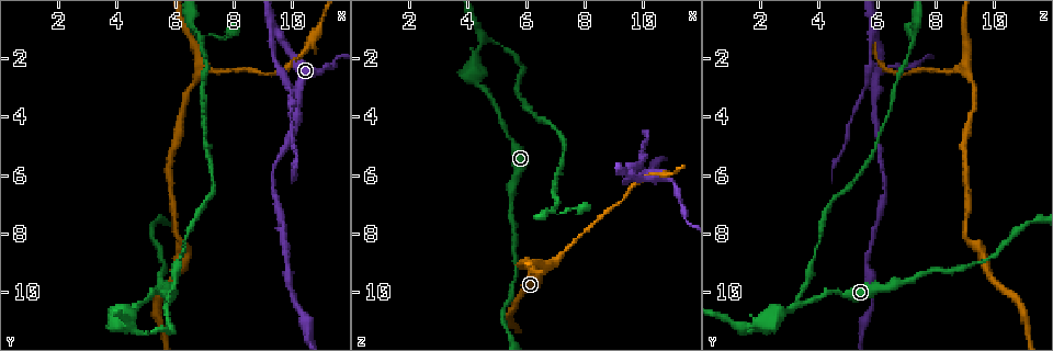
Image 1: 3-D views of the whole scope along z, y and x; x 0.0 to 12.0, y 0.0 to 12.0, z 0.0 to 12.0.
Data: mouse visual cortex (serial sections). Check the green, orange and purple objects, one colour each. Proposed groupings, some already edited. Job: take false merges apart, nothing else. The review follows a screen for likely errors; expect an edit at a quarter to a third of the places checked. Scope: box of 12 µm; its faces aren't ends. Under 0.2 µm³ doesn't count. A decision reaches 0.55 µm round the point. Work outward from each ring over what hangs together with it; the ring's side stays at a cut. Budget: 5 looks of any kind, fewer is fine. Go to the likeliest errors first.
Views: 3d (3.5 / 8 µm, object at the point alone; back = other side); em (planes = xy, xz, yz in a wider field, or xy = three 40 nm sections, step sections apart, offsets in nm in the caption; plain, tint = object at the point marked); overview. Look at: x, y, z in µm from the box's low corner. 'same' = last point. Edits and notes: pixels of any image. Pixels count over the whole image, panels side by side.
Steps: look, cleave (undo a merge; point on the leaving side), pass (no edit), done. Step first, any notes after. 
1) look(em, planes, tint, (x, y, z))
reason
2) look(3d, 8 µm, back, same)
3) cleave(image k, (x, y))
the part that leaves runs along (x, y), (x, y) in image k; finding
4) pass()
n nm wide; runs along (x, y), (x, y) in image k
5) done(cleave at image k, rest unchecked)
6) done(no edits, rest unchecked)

look(3d, 3.5 µm, (5.9, 11.4, 2.3))
abrupt turn

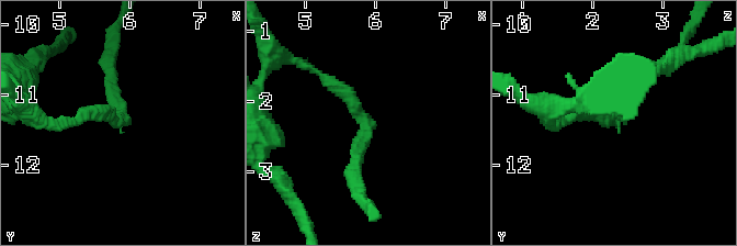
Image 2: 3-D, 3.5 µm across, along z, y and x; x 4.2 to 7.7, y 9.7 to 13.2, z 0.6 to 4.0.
look(em, xy, step 1, tint, (5.90, 11.35, 2.40))
arms of 150, 200 nm

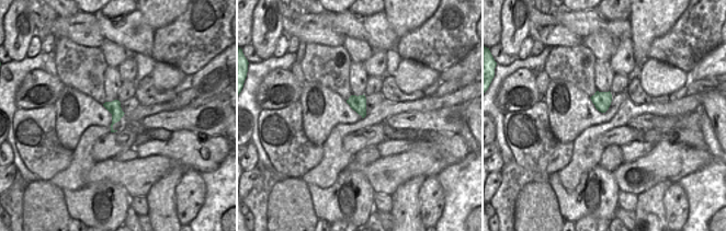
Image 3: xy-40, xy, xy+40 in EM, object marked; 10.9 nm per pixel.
look(em, xy, step 5, tint, same)

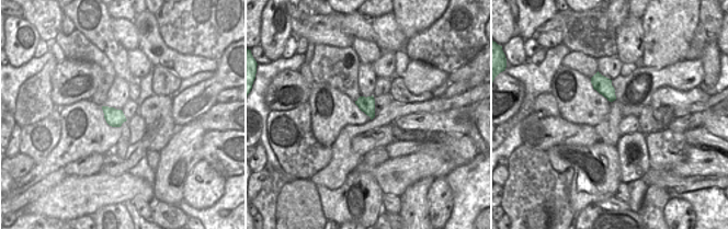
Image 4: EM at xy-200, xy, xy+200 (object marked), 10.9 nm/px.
cleave(image 2, (110, 81))
the part that leaves runs along (121, 109), (108, 68), (114, 38) in image 2; a second cell is stuck on

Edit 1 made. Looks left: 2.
look(3d, 3.5 µm, (9.5, 1.2, 5.9))
abrupt turn

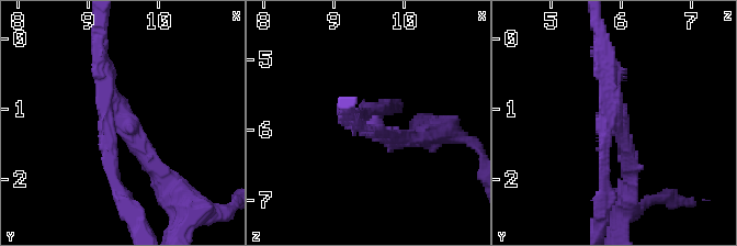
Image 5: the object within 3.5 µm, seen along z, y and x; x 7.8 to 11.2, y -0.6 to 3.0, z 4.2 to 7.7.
look(em, xy, step 3, tint, (9.50, 1.20, 5.95))

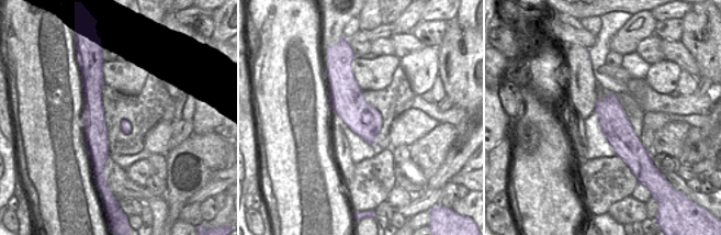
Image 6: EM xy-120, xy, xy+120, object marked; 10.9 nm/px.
cleave(image 5, (112, 165))
the part that leaves runs along (114, 121), (111, 171), (135, 215) in image 5; a second cell is stuck on

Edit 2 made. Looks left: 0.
done(cleave at image 2, cleave at image 5, rest unchecked)

